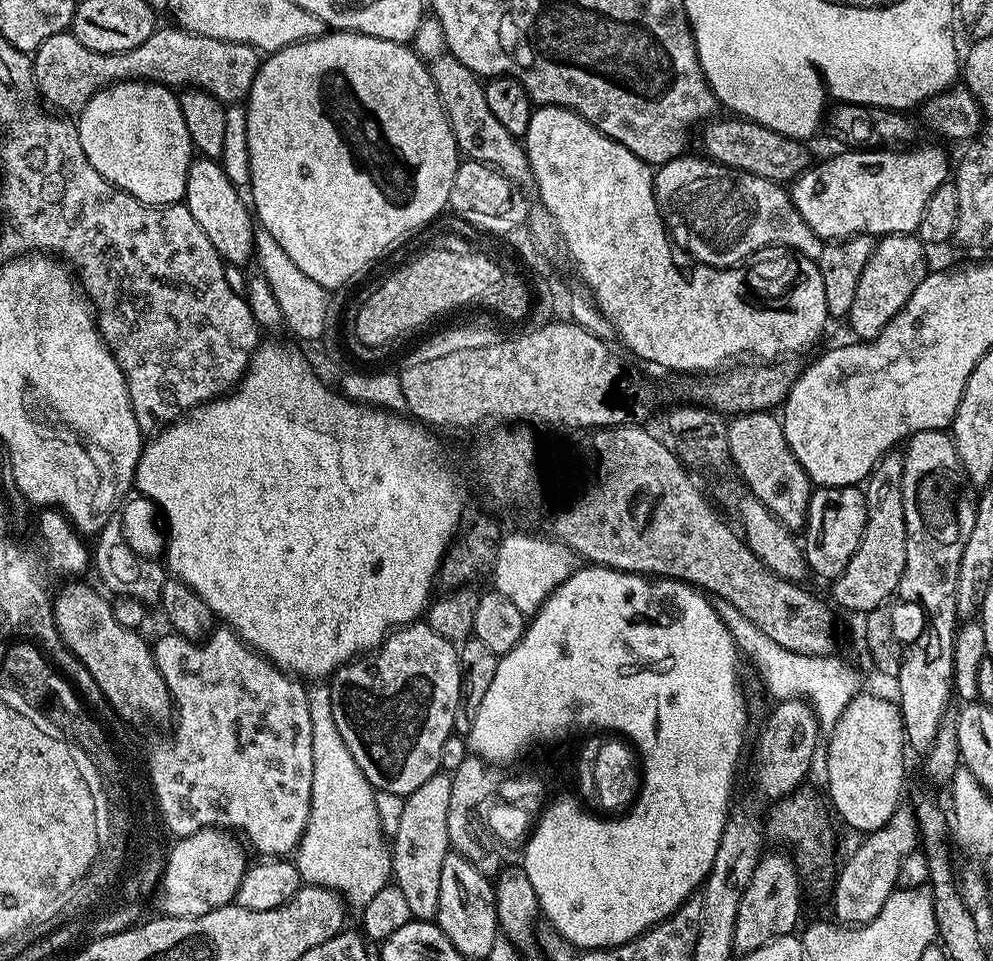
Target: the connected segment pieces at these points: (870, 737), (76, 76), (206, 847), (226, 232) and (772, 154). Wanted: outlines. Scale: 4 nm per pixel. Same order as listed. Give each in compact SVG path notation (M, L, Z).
M857 694L850 706L842 710L842 718L827 733L828 745L823 749L826 754L826 778L828 783L827 799L832 799L831 807L836 807L835 815L845 820L854 831L859 834L876 832L890 820L897 808L901 807L904 788L904 752L906 753L906 741L904 738L904 723L900 717L899 707L880 696L864 696Z
M179 26L171 27L157 27L152 36L142 42L142 46L114 54L86 50L86 46L82 46L71 31L54 34L46 38L46 42L42 42L34 53L34 87L43 103L60 114L79 113L95 92L101 92L109 84L119 84L121 80L143 80L163 84L173 90L187 86L192 90L208 92L221 102L240 102L247 97L262 63L261 53L257 49L248 44L199 36Z
M203 828L174 843L160 879L161 911L172 917L200 917L233 903L248 865L245 845L235 835L217 828Z
M196 158L189 164L182 203L190 210L190 214L194 214L194 222L202 226L202 234L210 238L220 259L229 265L251 261L256 250L254 216L245 197L243 200L240 196L243 196L241 189L233 186L230 178L226 178L224 167L215 159Z
M713 119L703 125L703 128L705 127L703 155L707 159L715 160L716 163L724 164L728 168L737 168L784 184L795 181L797 176L811 165L812 158L808 146L803 141L778 134L766 126L755 124L752 120L720 119Z

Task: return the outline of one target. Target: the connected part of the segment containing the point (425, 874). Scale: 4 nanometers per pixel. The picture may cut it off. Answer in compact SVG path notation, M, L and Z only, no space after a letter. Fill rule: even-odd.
M441 770L435 772L418 790L404 797L398 830L390 838L392 880L402 890L414 920L435 921L438 914L438 890L442 887L442 862L450 854L446 834L446 814L450 811L452 777Z

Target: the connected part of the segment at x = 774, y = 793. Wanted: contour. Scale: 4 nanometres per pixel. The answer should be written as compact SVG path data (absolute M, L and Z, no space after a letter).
M782 700L775 707L756 740L756 757L752 760L752 780L756 783L756 792L765 796L768 802L789 796L805 783L812 771L812 759L818 750L816 739L822 736L820 723L806 701Z

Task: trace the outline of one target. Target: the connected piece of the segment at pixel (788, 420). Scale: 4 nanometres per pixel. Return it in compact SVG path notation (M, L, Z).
M918 282L918 287L920 300L910 300L873 340L851 342L837 352L824 352L820 360L793 379L792 389L782 405L782 423L786 442L813 485L822 488L863 485L872 467L909 436L935 428L944 430L951 425L955 403L920 404L920 379L940 388L951 384L961 386L975 364L968 364L968 340L944 340L944 316L936 316L936 292L928 292L928 284L923 282Z

